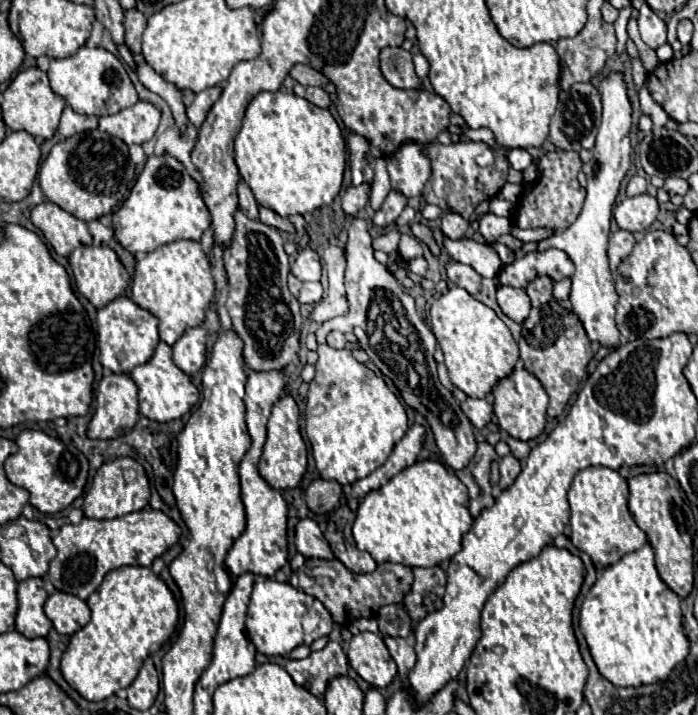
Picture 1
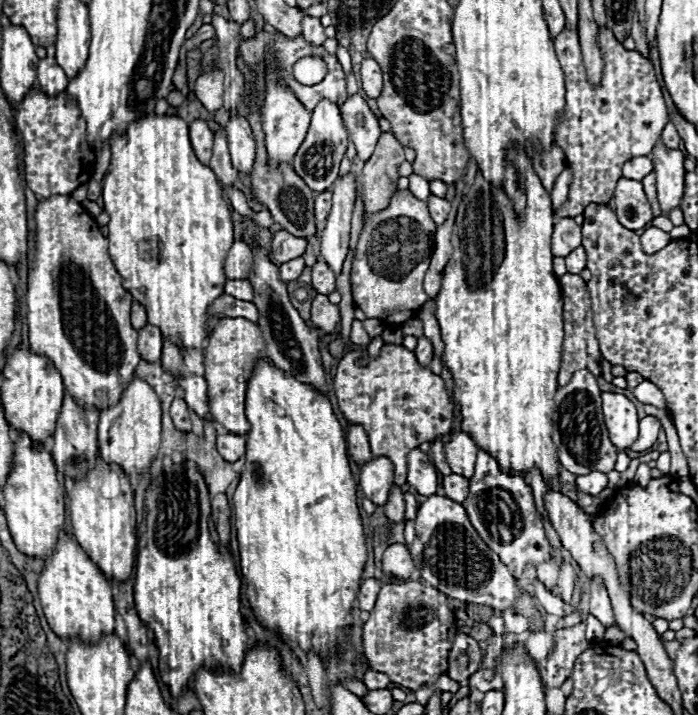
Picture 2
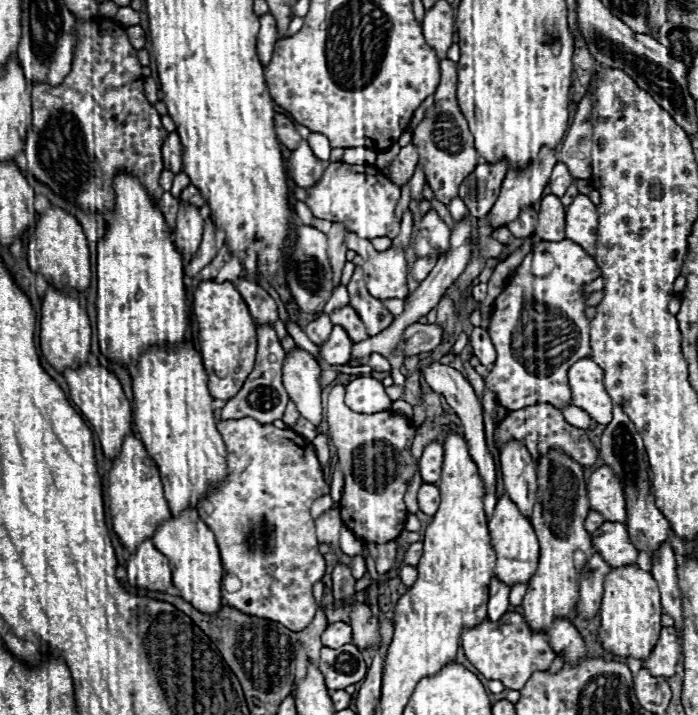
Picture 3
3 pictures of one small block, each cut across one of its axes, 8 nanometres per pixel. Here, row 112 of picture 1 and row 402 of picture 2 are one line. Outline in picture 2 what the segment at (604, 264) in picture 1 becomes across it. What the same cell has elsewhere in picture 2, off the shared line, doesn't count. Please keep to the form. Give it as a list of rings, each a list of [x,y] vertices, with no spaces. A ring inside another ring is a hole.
[[[602,392],[604,422],[610,432],[610,440],[618,450],[630,448],[638,438],[638,416],[636,406],[624,396],[614,392]]]

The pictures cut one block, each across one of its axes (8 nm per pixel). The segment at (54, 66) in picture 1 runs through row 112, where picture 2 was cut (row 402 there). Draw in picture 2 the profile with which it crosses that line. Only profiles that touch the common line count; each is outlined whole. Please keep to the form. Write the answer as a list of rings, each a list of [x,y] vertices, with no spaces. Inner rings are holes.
[[[52,196],[40,200],[34,212],[34,254],[28,266],[26,280],[26,318],[30,348],[44,354],[60,370],[64,388],[82,406],[112,406],[120,398],[136,364],[142,360],[136,348],[138,332],[130,324],[132,294],[124,290],[122,276],[116,272],[114,260],[108,254],[108,240],[102,236],[96,220],[72,196]]]

